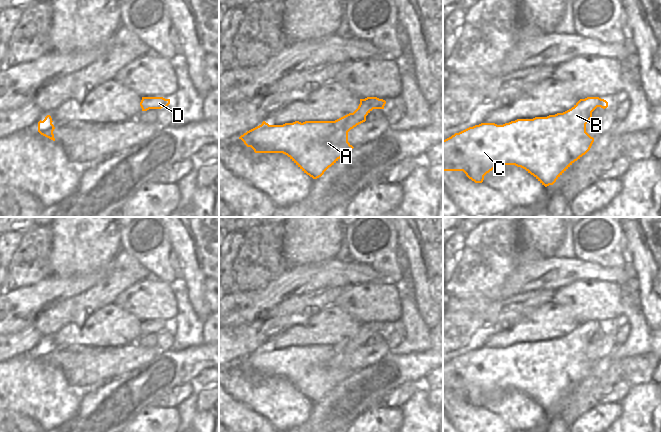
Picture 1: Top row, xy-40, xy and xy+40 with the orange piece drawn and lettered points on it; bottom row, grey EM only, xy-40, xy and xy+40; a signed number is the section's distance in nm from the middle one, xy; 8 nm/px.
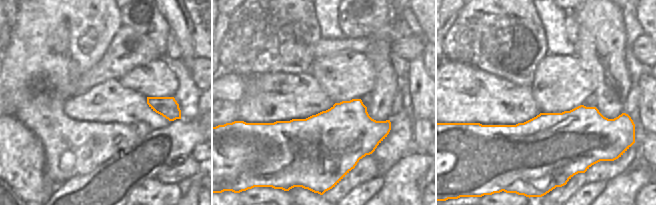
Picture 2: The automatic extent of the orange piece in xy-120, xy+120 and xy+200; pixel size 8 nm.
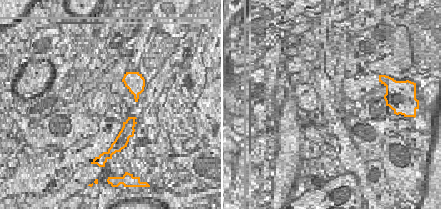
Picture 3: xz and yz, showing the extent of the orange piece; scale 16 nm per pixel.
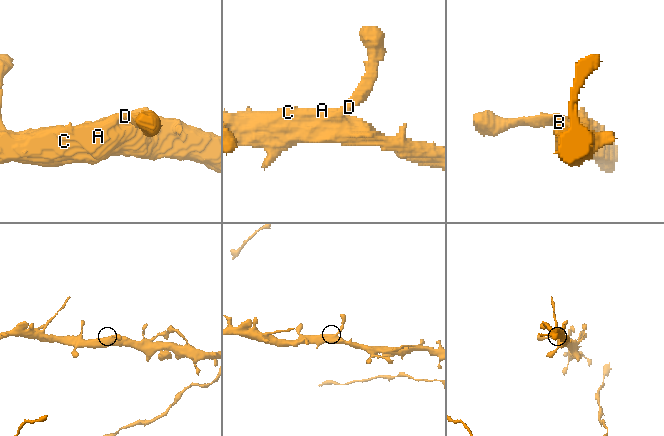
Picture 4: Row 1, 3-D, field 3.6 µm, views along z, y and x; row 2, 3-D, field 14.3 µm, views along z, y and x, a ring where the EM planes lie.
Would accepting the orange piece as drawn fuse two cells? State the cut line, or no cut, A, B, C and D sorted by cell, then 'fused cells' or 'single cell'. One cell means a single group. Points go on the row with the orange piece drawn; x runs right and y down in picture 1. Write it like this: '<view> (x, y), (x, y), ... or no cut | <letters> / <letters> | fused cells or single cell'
no cut | A B C D | single cell

